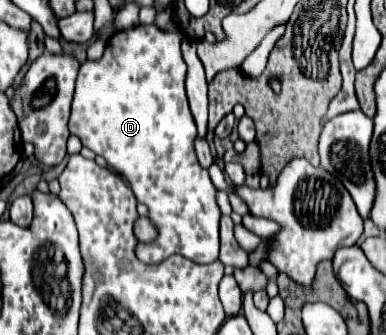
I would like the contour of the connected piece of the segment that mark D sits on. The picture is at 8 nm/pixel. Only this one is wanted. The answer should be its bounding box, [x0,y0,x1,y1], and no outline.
[69,24,221,264]

